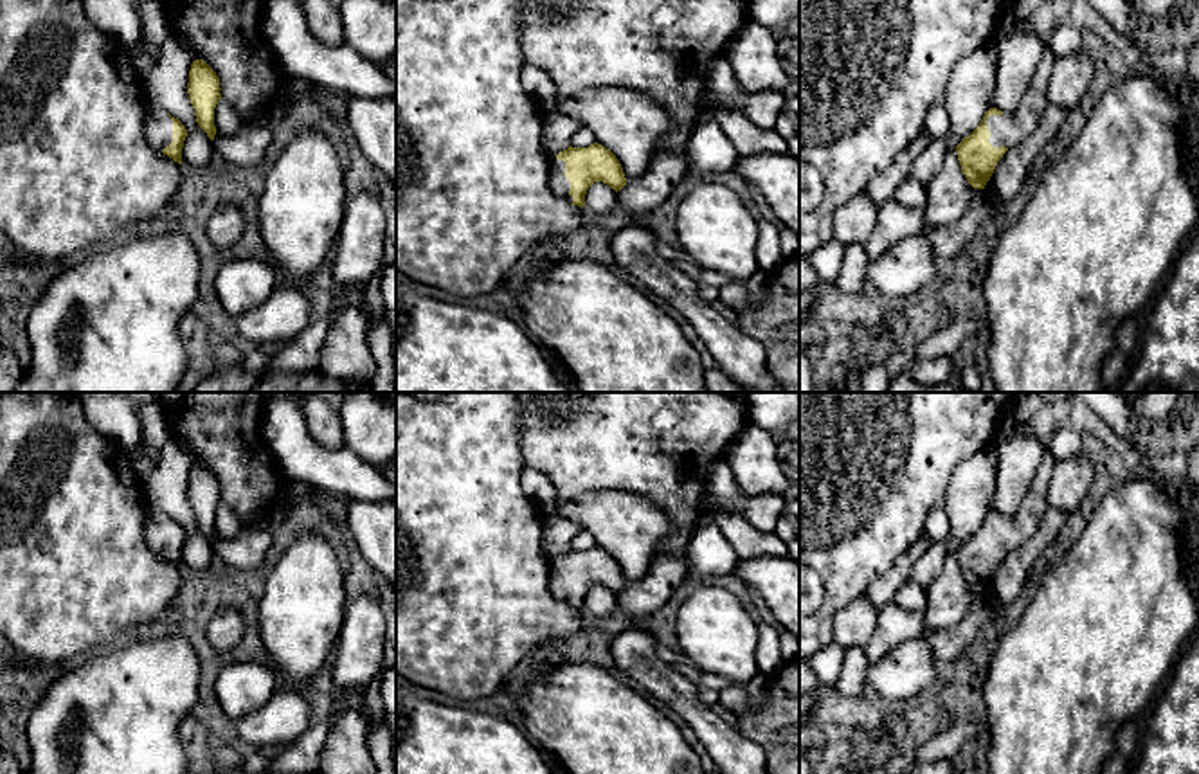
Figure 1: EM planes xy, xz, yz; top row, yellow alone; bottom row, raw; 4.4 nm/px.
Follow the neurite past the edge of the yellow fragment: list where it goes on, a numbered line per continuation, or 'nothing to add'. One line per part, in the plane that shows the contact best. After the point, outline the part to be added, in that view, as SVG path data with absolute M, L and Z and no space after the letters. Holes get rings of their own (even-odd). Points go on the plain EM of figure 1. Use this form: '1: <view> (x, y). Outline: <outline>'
1: yz (1007, 533). Outline: M1046 452L1033 479L1030 490L1014 517L990 518L987 522L987 531L990 535L988 545L994 551L1005 549L1014 551L1026 540L1030 540L1048 511L1048 484L1057 459Z

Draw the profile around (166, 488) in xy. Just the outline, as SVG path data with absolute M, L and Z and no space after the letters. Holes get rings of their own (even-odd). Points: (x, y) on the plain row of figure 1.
M171 436L171 439L160 446L158 463L144 484L144 497L151 511L164 513L185 529L187 540L182 551L182 567L205 571L212 567L214 547L198 529L187 497L189 473L194 463L194 455Z

